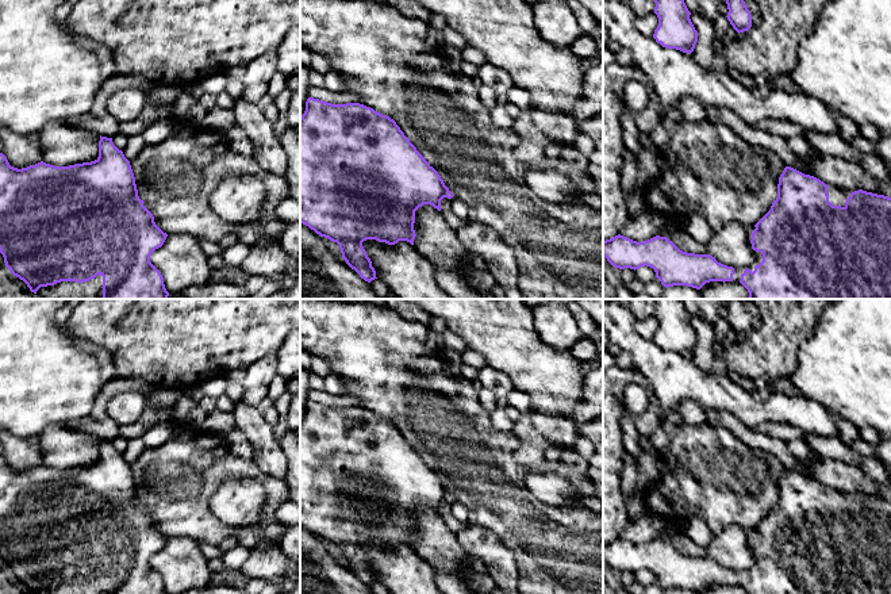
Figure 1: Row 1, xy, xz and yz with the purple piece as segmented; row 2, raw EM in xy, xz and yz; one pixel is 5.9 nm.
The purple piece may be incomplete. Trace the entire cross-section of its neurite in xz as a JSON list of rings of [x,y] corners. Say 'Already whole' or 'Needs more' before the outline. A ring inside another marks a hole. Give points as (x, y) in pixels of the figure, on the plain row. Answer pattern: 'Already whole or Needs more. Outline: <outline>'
Already whole. Outline: [[[314,401],[307,402],[306,414],[300,419],[300,526],[308,529],[320,540],[337,545],[341,552],[342,562],[360,578],[361,582],[368,586],[377,582],[372,564],[362,549],[364,544],[376,543],[388,548],[395,548],[399,544],[407,544],[414,548],[414,543],[416,540],[414,533],[415,514],[423,507],[430,507],[441,514],[441,503],[443,501],[452,502],[453,497],[445,488],[438,475],[416,453],[393,422],[360,406],[331,407]]]

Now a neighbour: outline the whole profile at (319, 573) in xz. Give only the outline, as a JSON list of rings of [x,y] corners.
[[[300,526],[300,594],[373,594],[342,560],[334,559],[323,541]]]

